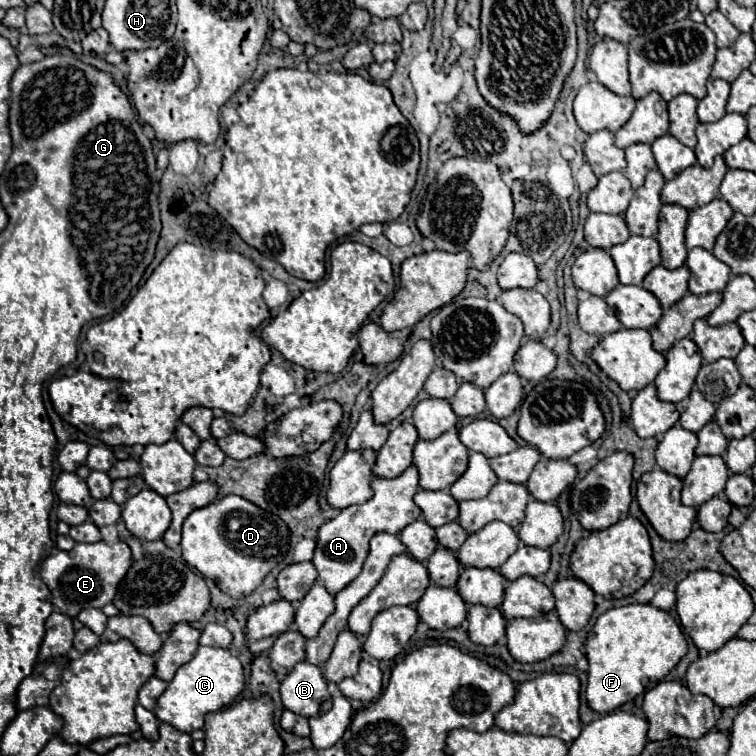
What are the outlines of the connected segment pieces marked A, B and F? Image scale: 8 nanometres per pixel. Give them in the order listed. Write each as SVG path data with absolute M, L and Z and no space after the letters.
M410 465L402 475L394 479L376 477L372 481L374 497L362 505L350 505L340 511L334 519L326 521L318 531L318 543L312 563L318 569L318 579L334 595L344 589L362 571L362 563L368 555L368 541L376 533L400 533L406 525L422 517L420 507L414 503L418 485L418 467Z
M300 661L280 685L280 699L284 707L304 717L318 715L320 705L330 697L322 669L308 661Z
M634 603L618 609L610 609L598 617L592 635L586 639L588 657L588 705L598 713L612 713L630 697L654 687L664 675L678 665L688 653L686 639L680 625L668 611L662 611L650 603Z

